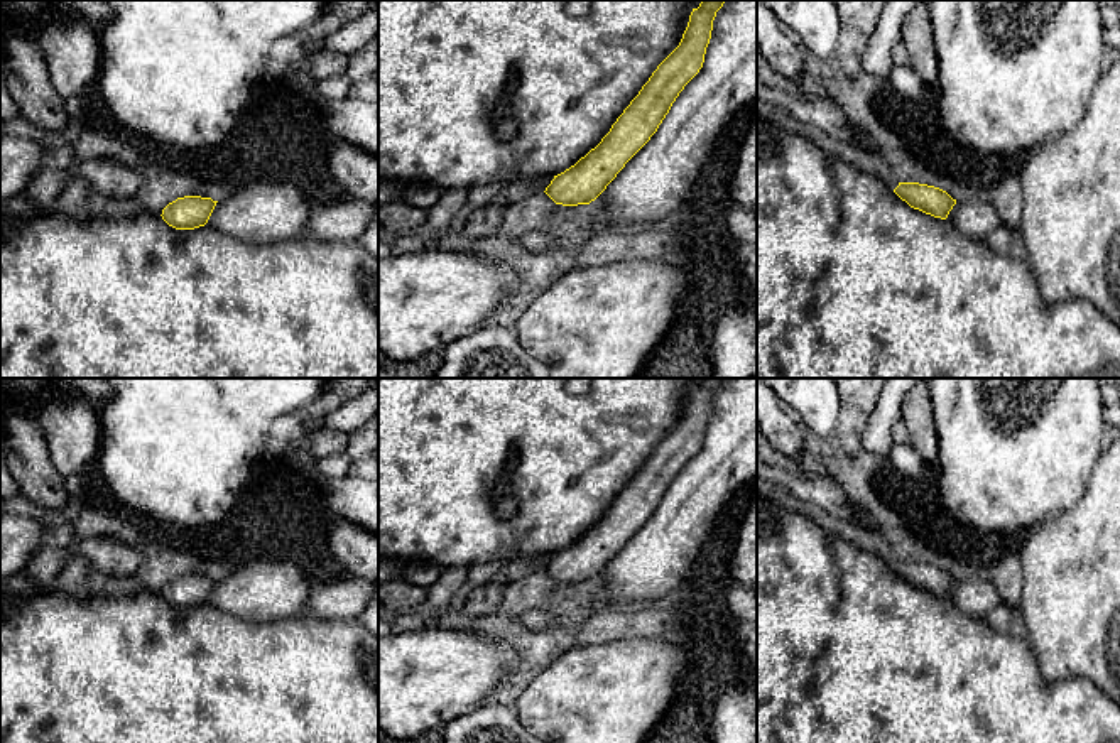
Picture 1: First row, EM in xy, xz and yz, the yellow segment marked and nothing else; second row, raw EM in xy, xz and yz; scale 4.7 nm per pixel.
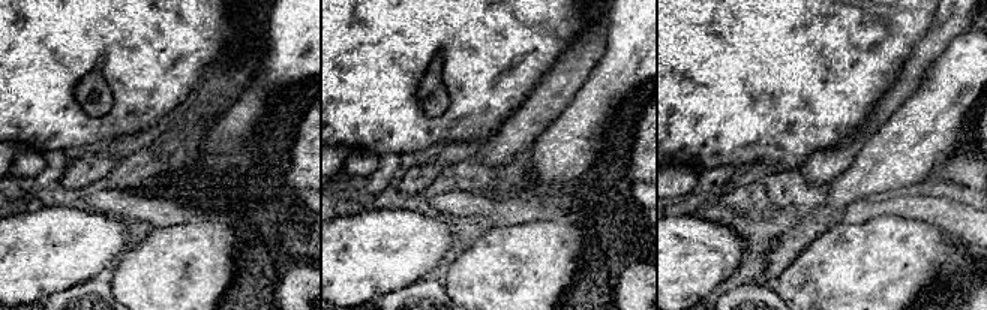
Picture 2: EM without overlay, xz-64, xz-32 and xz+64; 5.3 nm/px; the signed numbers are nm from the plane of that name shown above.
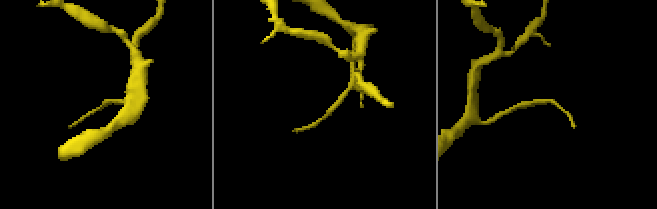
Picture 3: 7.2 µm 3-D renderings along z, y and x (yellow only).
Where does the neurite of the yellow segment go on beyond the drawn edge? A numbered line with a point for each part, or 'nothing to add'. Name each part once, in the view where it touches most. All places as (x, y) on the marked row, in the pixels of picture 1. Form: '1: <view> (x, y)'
nothing to add

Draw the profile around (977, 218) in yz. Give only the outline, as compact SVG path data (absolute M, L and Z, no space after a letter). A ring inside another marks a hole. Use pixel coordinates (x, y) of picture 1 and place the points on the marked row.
M988 198L956 201L946 221L976 241L983 241L993 230L1005 226Z

